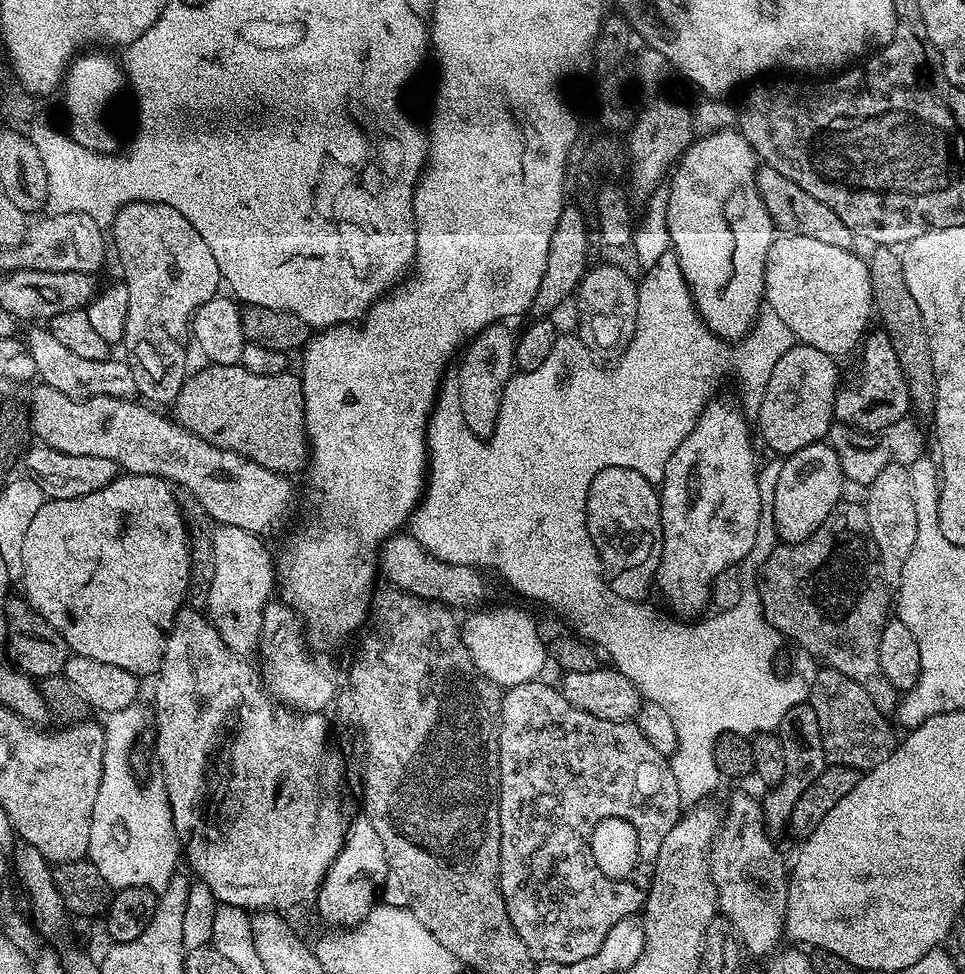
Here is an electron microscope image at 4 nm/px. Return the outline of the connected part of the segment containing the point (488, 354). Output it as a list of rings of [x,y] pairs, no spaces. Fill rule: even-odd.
[[[503,323],[491,324],[484,328],[477,336],[471,337],[466,351],[463,353],[464,361],[460,364],[460,376],[455,377],[456,385],[460,391],[460,405],[462,418],[466,426],[475,436],[481,438],[491,437],[496,431],[498,414],[502,406],[502,394],[514,375],[516,362],[517,337]]]

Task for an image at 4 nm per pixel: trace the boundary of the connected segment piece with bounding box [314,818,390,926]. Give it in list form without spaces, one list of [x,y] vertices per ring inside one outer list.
[[[360,818],[356,825],[349,827],[343,850],[332,864],[331,870],[325,874],[323,883],[315,893],[316,908],[324,920],[333,920],[340,924],[345,920],[348,926],[361,919],[377,903],[376,880],[388,880],[388,859],[386,850],[382,850],[382,841],[374,834],[374,826],[370,826],[367,818]]]

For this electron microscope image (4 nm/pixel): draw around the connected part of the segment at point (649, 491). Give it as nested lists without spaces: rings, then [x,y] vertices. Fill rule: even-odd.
[[[607,468],[602,470],[588,487],[588,533],[600,556],[602,575],[607,587],[624,600],[637,602],[645,599],[648,591],[653,591],[656,571],[660,565],[660,555],[664,545],[664,527],[660,513],[660,493],[648,476],[638,474],[633,468]]]

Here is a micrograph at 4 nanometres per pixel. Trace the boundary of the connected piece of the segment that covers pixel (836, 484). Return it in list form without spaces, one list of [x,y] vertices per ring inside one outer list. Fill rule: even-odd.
[[[821,442],[802,446],[802,450],[787,457],[781,466],[774,493],[774,526],[779,539],[786,544],[797,544],[810,538],[810,534],[814,534],[814,530],[818,530],[818,526],[822,526],[841,503],[840,491],[843,488],[846,488],[846,481],[842,466],[831,444]]]

